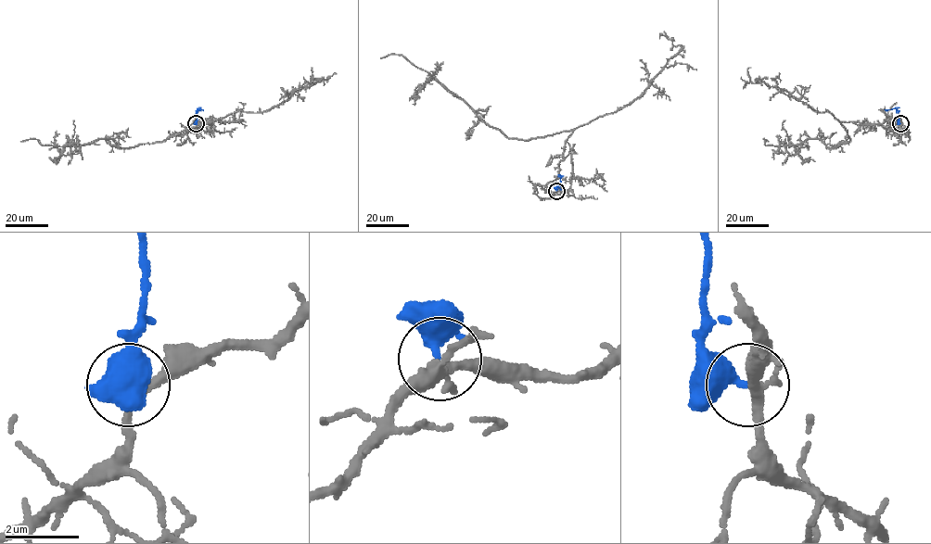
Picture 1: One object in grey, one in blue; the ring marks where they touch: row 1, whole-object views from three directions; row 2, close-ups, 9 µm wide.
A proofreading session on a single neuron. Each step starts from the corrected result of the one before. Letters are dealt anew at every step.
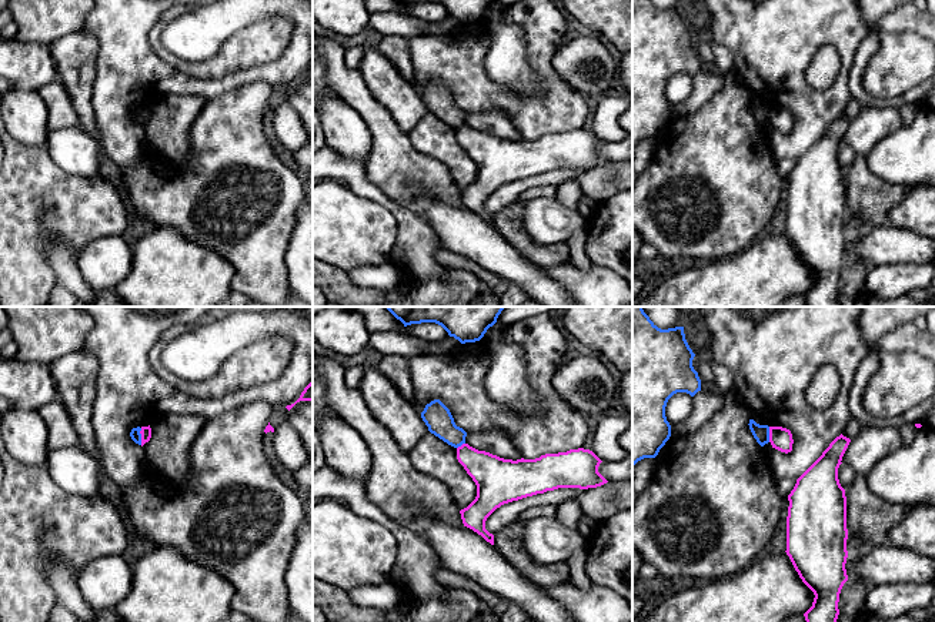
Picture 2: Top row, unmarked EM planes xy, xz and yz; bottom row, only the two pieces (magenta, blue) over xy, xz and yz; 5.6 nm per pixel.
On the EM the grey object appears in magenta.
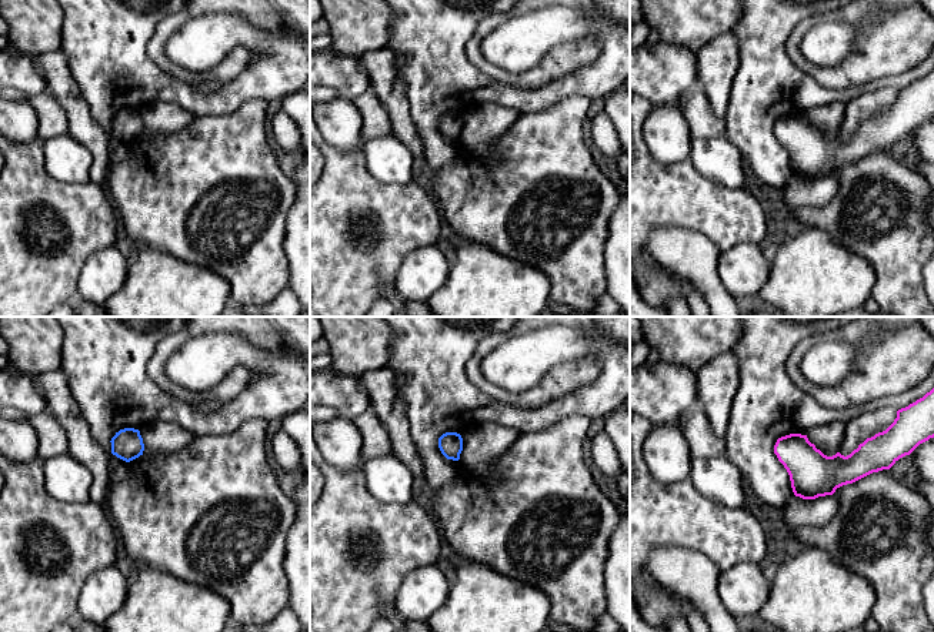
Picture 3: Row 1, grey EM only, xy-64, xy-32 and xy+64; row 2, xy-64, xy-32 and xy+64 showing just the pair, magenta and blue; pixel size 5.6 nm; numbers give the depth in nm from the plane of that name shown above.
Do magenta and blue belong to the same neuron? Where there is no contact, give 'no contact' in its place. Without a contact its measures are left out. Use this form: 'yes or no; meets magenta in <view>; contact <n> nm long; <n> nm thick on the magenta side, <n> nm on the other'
no; meets magenta in xy; contact 100 nm long; 60 nm thick on the magenta side, 60 nm on the other

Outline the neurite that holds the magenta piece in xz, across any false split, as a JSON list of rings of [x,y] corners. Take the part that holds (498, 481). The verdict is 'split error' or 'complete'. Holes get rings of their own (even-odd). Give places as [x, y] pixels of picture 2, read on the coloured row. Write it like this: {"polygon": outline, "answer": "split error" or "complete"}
{"polygon": [[[468,444],[457,448],[457,459],[477,485],[475,499],[460,511],[464,526],[494,545],[494,535],[485,529],[487,518],[501,505],[558,488],[597,488],[608,481],[598,472],[602,462],[592,451],[578,448],[567,452],[545,454],[535,459],[504,459]]], "answer": "complete"}

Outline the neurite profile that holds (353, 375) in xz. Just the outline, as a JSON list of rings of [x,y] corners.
[[[367,361],[363,365],[357,365],[353,368],[345,369],[345,384],[350,389],[358,389],[361,379],[364,377],[364,372],[371,369],[371,368],[377,368],[377,361]]]

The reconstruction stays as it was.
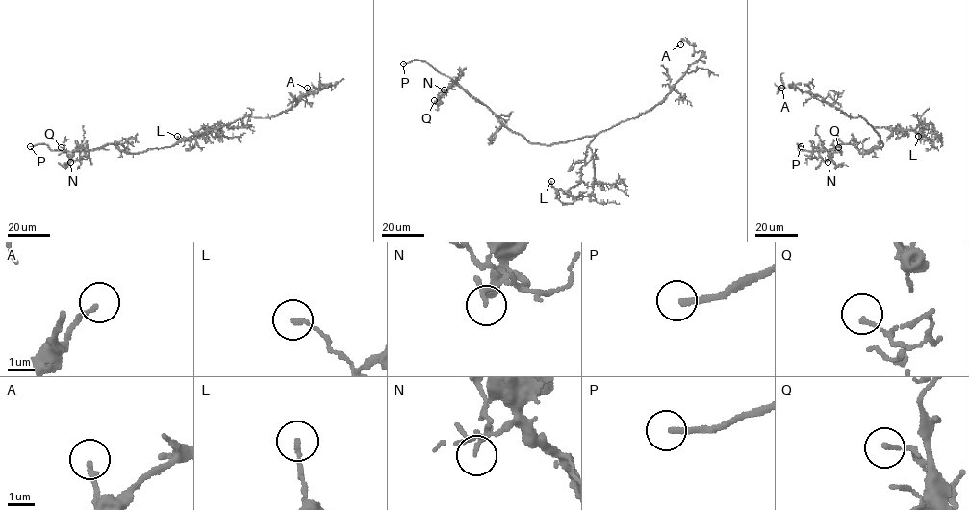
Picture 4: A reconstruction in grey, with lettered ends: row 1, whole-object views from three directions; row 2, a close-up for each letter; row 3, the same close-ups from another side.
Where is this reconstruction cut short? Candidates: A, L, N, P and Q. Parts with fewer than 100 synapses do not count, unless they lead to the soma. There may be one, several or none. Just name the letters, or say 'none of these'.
P

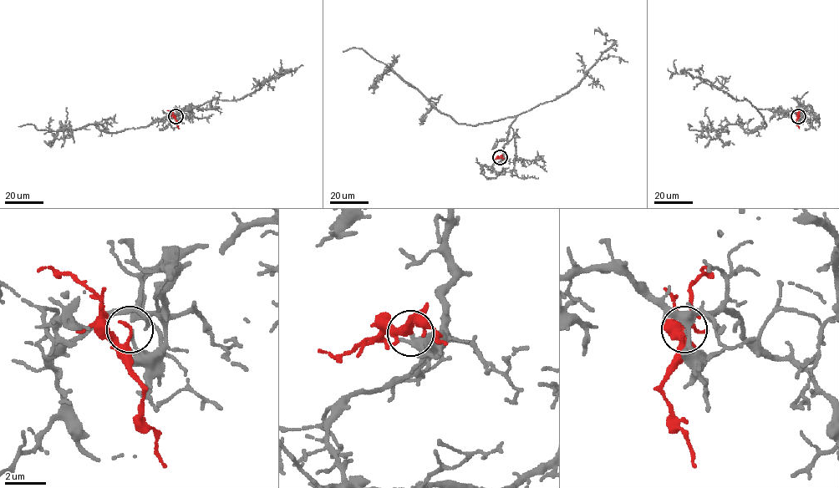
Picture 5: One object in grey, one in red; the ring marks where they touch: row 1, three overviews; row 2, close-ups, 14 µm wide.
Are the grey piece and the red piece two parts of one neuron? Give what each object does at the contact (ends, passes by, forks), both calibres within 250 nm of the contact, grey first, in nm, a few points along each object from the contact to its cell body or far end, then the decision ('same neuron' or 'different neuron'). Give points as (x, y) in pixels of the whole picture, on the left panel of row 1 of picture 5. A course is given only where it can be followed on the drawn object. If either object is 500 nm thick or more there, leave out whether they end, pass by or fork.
grey ends; red ends; calibres 130 and 200 nm; course grey (175, 115), (190, 109), (121, 131), (108, 132), (94, 124), (59, 130), (18, 126); course red (175, 115), (179, 129); different neuron

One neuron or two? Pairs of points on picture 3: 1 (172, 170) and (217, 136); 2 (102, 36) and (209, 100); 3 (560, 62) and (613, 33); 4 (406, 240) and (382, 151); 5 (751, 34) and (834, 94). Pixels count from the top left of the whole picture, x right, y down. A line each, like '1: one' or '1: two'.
1: one
2: one
3: two
4: two
5: one

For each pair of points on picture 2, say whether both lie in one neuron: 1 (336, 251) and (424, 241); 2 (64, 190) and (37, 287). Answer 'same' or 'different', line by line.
1: different
2: same

